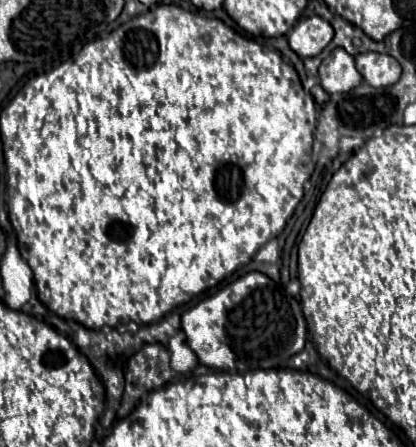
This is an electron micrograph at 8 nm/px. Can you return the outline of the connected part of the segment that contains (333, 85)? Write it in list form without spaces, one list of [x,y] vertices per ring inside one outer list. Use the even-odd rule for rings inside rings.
[[[335,48],[319,66],[319,80],[327,94],[349,92],[361,84],[361,74],[355,68],[355,60],[343,48]]]

